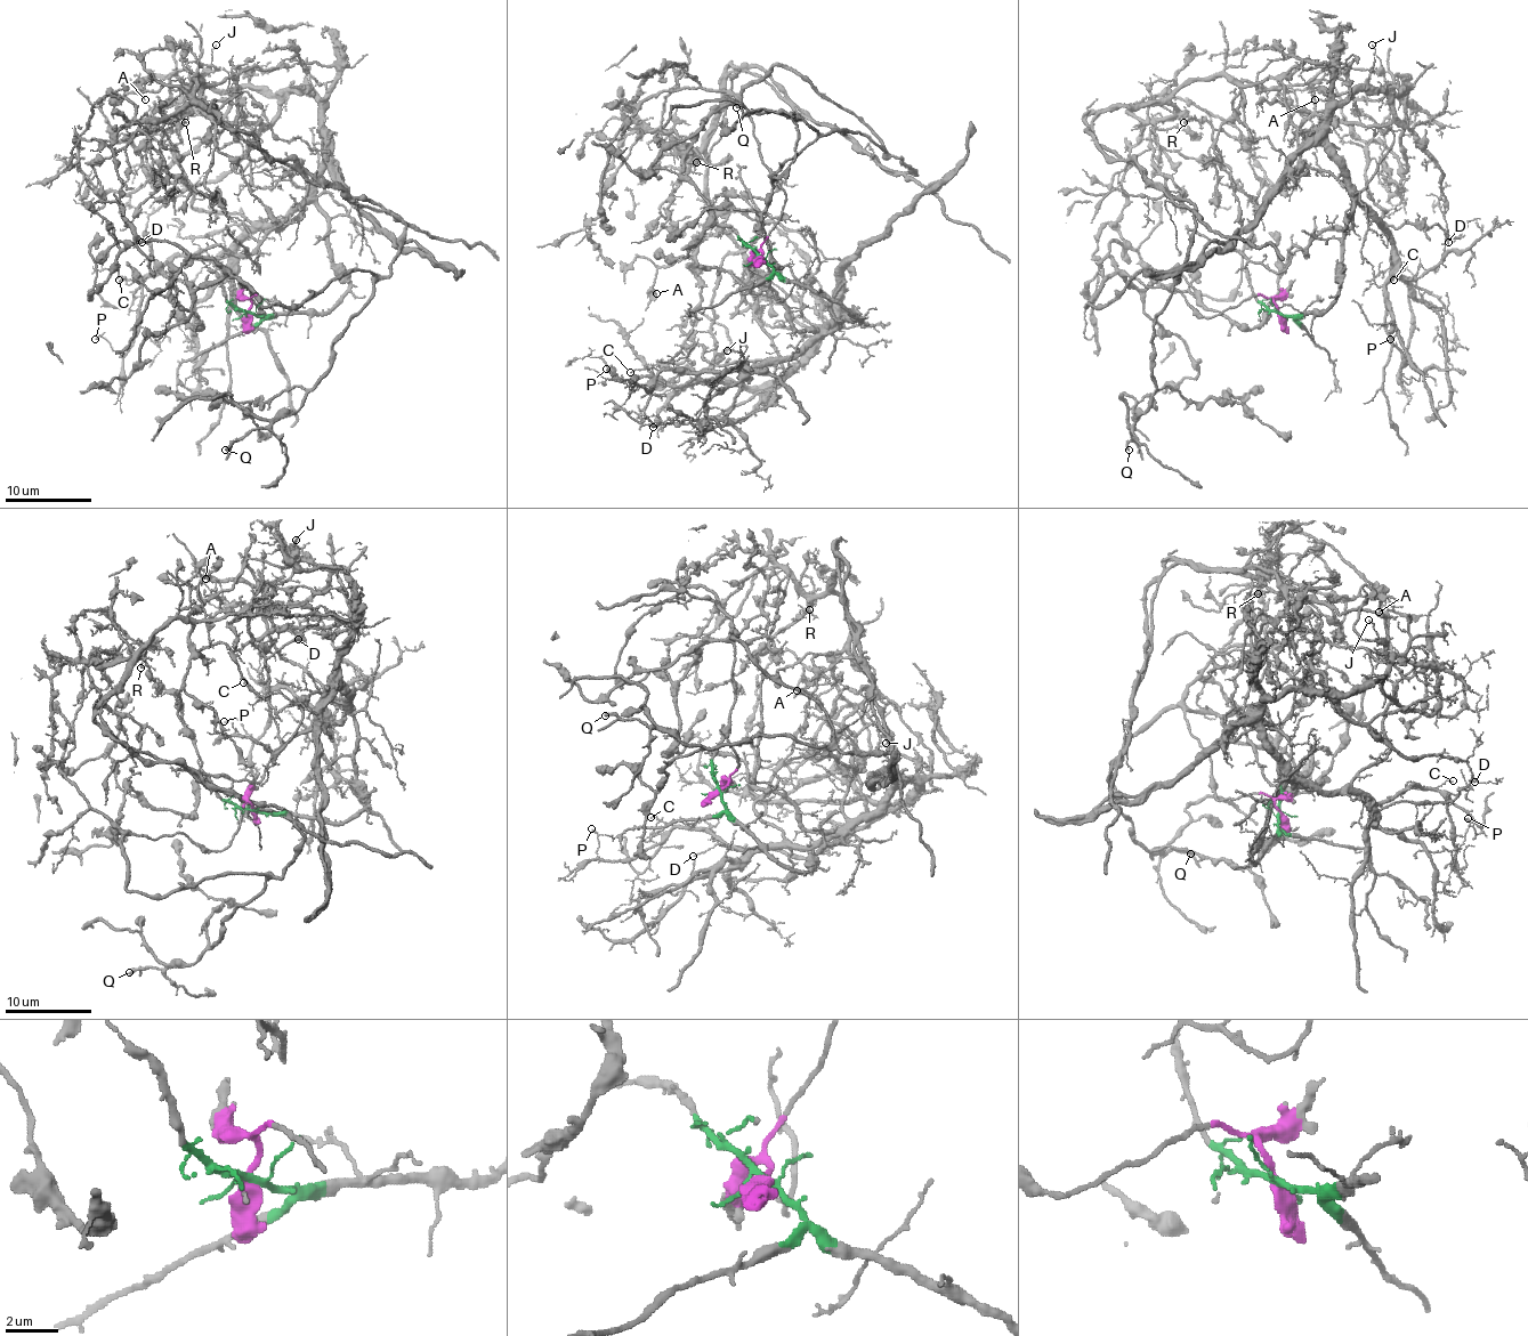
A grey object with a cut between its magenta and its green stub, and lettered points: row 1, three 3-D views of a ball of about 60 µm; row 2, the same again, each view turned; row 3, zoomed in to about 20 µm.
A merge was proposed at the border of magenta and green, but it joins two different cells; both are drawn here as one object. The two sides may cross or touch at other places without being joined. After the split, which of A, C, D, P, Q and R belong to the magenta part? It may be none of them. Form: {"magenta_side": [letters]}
{"magenta_side": ["A", "Q", "R"]}

